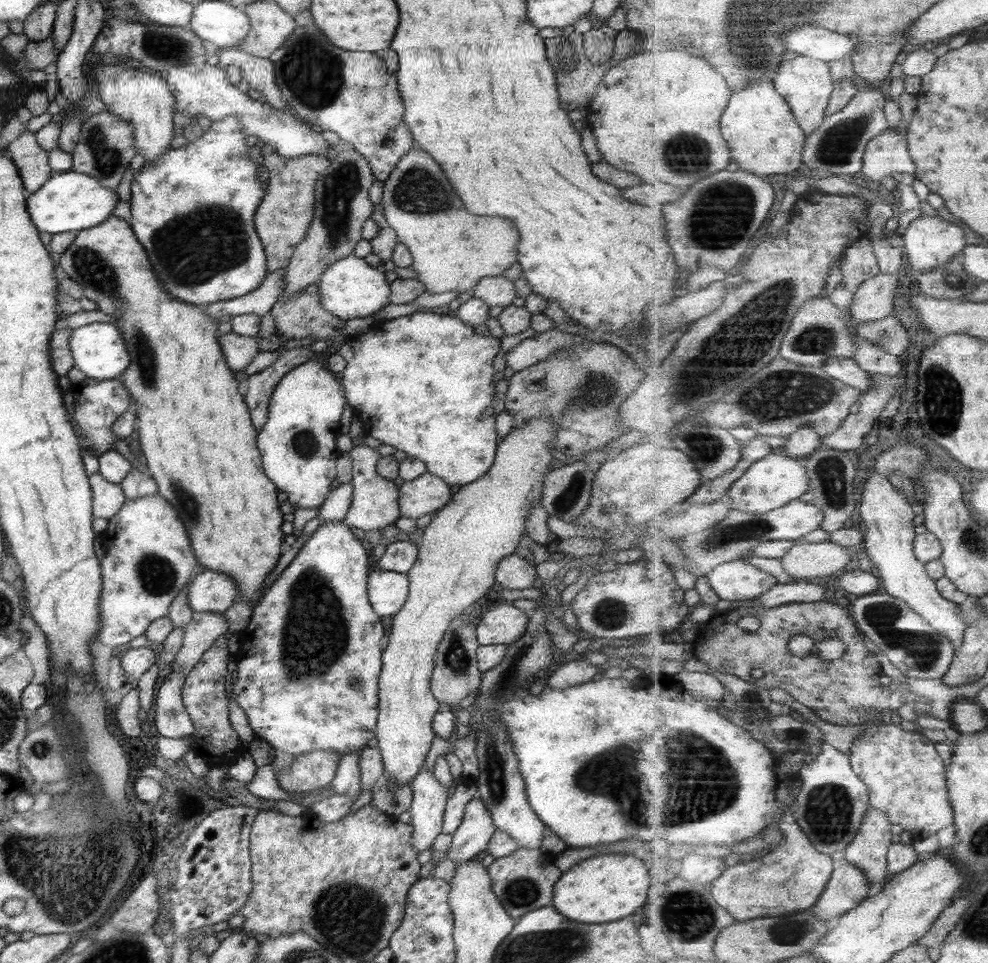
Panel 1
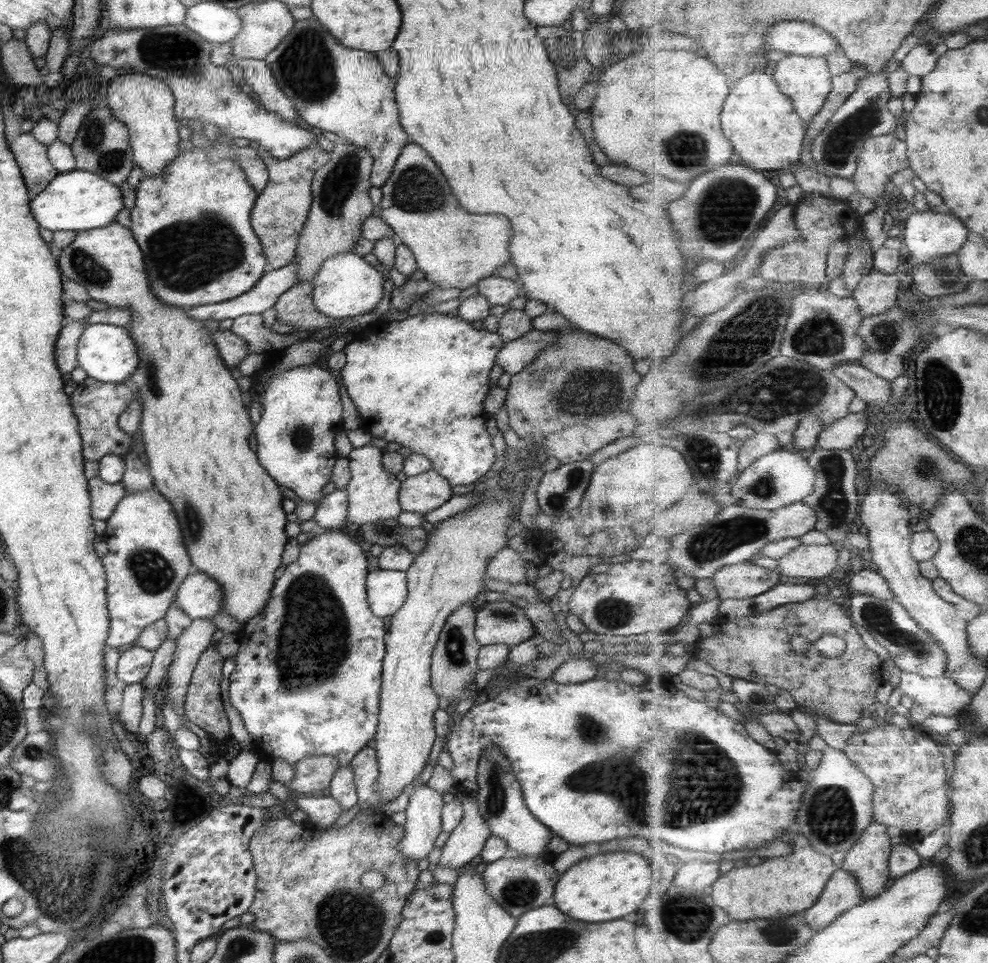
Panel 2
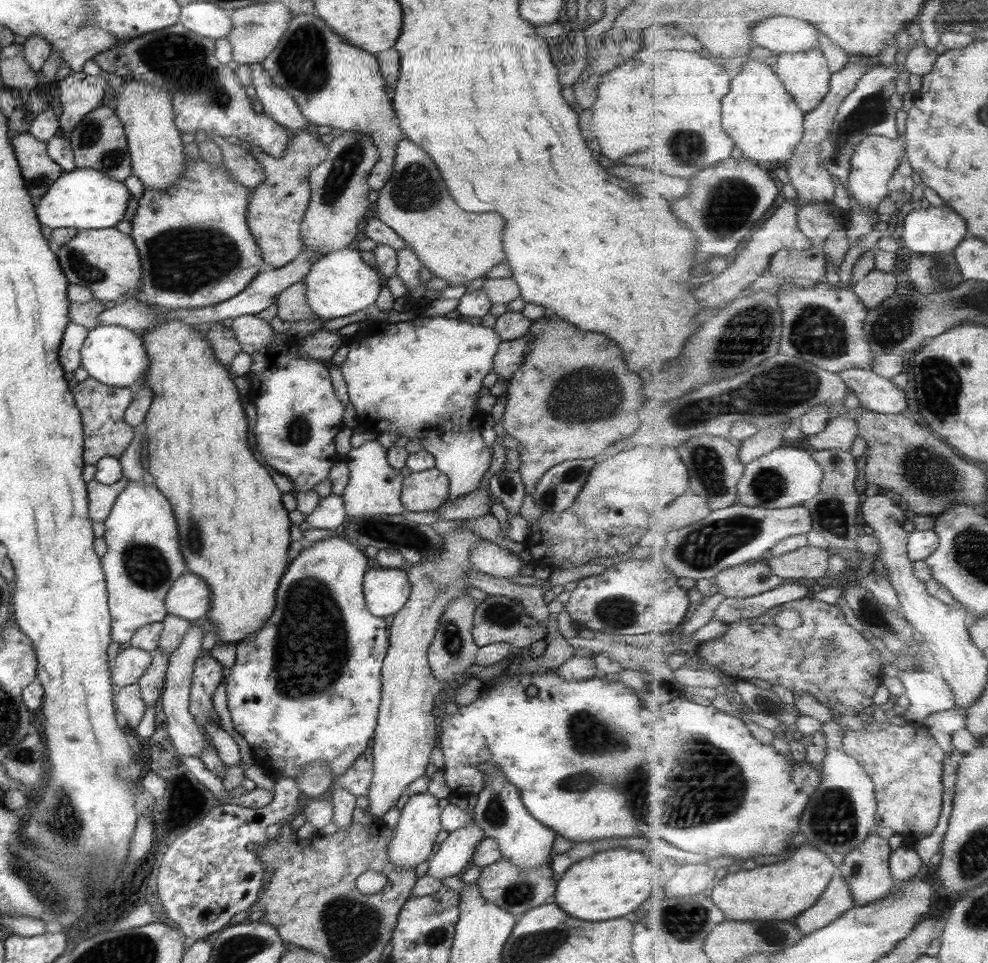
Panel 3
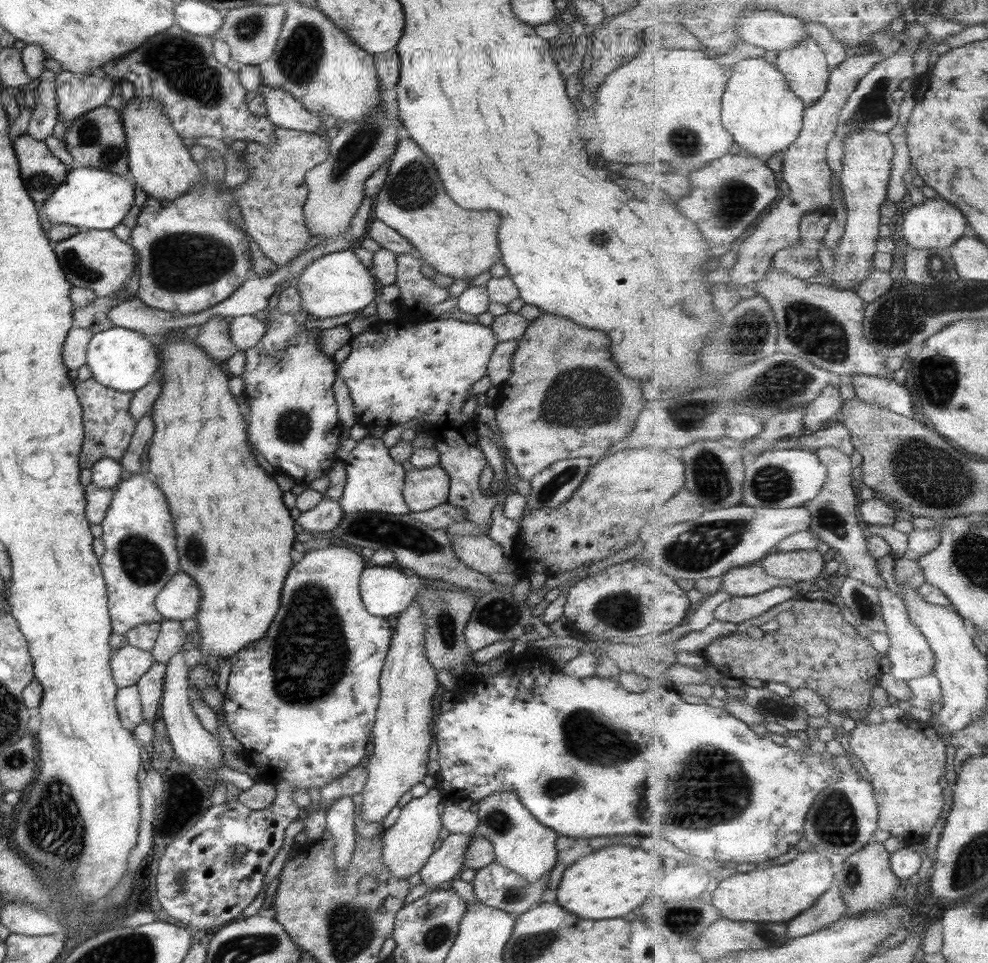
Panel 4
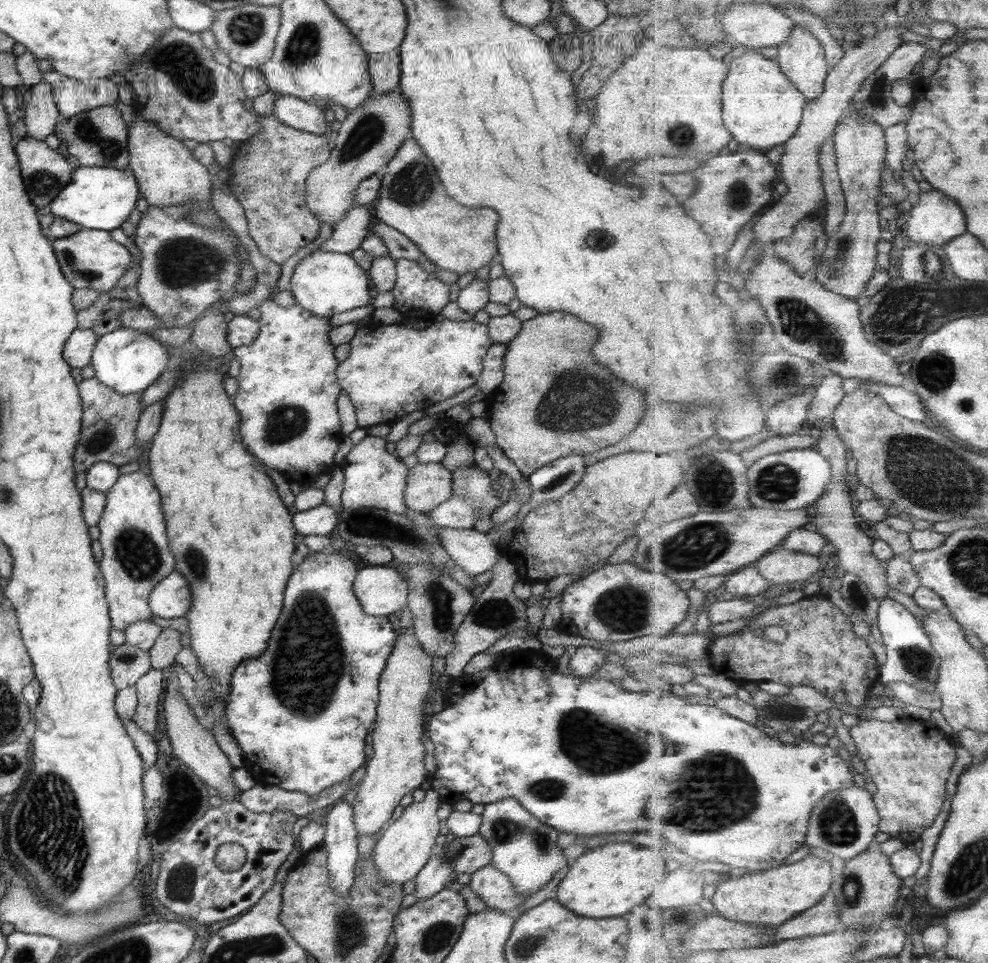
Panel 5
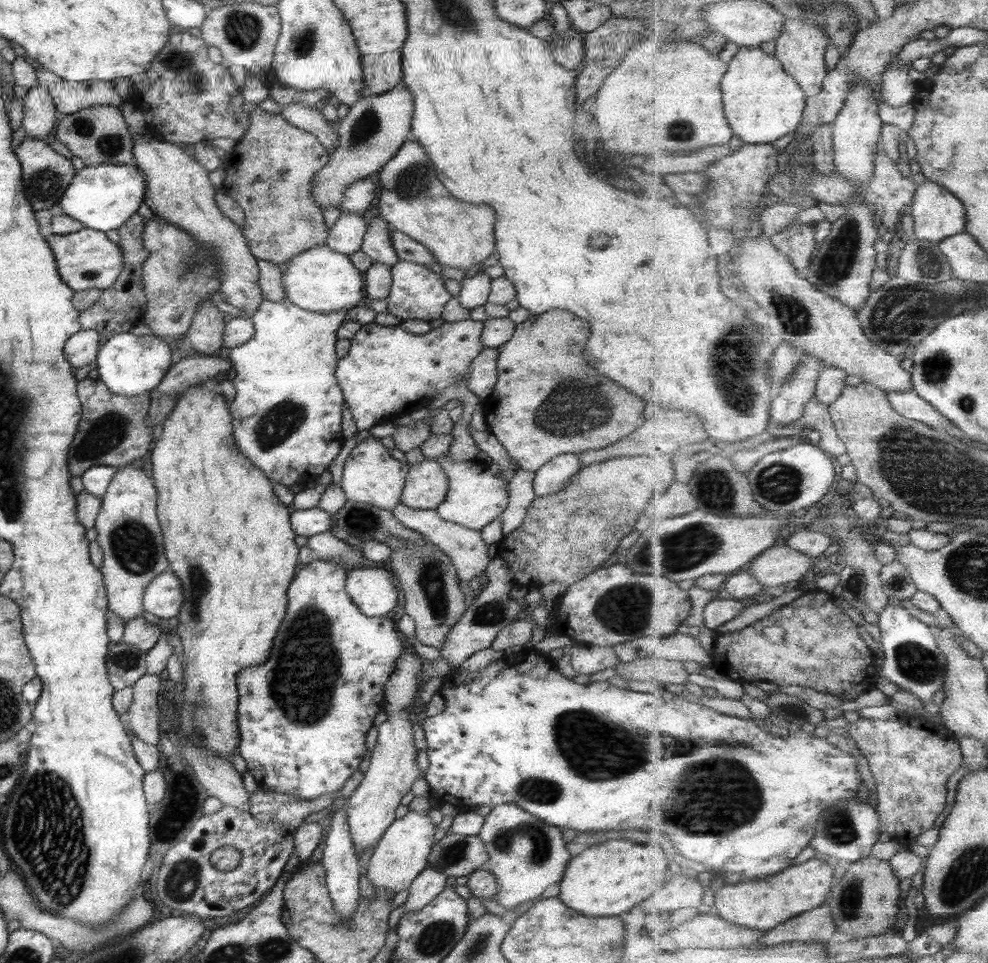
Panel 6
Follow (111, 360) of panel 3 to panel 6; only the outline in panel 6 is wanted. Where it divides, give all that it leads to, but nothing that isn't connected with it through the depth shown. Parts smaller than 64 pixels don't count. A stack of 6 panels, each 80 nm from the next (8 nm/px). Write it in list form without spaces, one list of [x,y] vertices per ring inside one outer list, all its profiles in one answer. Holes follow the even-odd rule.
[[[127,332],[117,333],[102,342],[95,355],[98,380],[114,395],[132,397],[149,394],[161,382],[171,364],[172,345],[155,335],[135,336]]]

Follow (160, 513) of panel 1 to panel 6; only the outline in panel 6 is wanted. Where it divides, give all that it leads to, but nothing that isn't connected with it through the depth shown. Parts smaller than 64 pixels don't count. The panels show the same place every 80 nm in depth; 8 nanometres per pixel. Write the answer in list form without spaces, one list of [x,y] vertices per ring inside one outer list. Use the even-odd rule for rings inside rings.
[[[130,464],[117,468],[94,522],[96,541],[103,552],[99,568],[106,593],[107,609],[124,624],[142,617],[143,592],[153,578],[169,570],[163,552],[163,537],[156,519],[156,490],[153,481],[141,469]]]

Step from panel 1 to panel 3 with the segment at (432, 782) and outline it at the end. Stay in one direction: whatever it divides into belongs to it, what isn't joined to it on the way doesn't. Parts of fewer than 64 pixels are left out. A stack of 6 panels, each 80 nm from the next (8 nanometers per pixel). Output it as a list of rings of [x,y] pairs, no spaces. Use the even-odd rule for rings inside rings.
[[[427,791],[408,796],[405,806],[400,810],[398,823],[393,828],[394,833],[388,844],[387,860],[389,860],[389,864],[393,864],[397,868],[411,870],[430,858],[433,844],[436,844],[437,833],[442,829],[437,800]]]

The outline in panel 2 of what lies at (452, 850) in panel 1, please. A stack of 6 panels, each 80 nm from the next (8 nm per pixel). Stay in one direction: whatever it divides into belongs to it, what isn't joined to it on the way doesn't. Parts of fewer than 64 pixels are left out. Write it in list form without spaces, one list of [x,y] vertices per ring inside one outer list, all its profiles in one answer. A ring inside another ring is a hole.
[[[454,793],[453,799],[455,798],[461,803],[462,817],[459,824],[449,833],[435,868],[461,868],[469,860],[479,856],[490,835],[489,827],[479,814],[475,798],[465,793]]]

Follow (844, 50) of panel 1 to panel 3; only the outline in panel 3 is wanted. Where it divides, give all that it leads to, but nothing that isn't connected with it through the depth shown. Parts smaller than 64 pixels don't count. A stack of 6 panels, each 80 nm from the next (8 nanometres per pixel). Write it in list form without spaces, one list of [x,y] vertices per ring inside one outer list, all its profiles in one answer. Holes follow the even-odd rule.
[[[770,16],[753,28],[757,46],[781,53],[803,52],[820,46],[820,30],[806,20],[791,16]]]

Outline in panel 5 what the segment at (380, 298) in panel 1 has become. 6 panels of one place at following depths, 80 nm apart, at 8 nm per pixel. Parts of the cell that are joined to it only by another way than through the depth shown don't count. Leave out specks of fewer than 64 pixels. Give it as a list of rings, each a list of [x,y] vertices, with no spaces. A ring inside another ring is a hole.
[[[318,249],[303,257],[290,278],[291,294],[295,304],[313,315],[331,317],[359,306],[371,304],[373,294],[368,274],[347,253],[323,252]]]

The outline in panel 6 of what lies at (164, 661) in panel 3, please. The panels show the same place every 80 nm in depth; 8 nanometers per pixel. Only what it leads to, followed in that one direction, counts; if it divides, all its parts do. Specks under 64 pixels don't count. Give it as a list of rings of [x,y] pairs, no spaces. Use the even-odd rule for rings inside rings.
[[[145,674],[135,681],[132,689],[132,701],[123,718],[124,728],[133,732],[145,744],[156,745],[159,736],[159,678],[157,675]]]

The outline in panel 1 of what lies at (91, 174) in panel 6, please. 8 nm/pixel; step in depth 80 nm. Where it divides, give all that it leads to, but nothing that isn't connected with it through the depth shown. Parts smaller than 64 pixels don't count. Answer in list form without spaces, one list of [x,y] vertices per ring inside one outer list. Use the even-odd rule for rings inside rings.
[[[72,171],[51,175],[33,194],[26,199],[26,211],[38,232],[76,234],[91,228],[111,216],[118,196],[111,188],[103,188],[88,175]]]

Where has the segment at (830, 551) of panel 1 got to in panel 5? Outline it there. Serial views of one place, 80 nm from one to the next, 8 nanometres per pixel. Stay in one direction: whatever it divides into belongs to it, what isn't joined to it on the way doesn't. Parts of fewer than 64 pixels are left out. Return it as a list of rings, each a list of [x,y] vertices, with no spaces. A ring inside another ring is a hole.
[[[785,547],[776,548],[762,556],[754,566],[771,584],[811,581],[820,575],[823,568],[818,555],[789,550]]]

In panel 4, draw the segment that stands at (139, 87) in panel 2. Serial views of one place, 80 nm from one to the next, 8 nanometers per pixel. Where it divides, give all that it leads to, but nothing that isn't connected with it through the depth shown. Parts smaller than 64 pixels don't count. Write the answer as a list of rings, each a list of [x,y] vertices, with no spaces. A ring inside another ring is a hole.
[[[133,100],[123,104],[120,114],[121,125],[126,139],[126,159],[128,174],[147,197],[172,201],[193,185],[203,182],[203,170],[189,157],[187,147],[169,124],[169,118],[161,112],[161,106],[155,100]]]

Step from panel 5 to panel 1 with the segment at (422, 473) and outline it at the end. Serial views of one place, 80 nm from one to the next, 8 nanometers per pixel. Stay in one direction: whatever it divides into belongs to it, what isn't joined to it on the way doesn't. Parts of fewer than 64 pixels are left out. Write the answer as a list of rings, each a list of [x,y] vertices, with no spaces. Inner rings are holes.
[[[427,471],[404,482],[398,488],[399,517],[417,519],[443,508],[451,498],[449,487]]]

